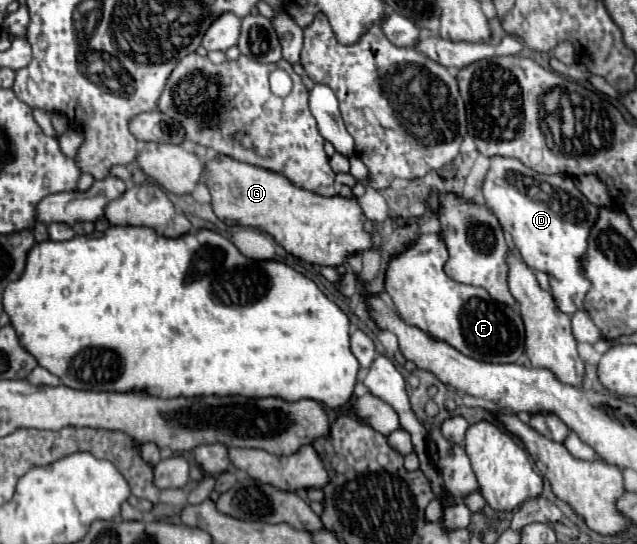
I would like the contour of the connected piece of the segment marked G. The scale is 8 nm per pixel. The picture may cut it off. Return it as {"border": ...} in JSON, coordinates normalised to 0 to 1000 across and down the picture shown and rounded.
{"border":[[[336,289],[323,300],[323,340],[333,355],[333,384],[355,414],[402,417],[433,439],[462,472],[502,491],[534,491],[549,469],[587,454],[587,425],[575,421],[575,395],[559,362],[509,362],[471,347],[443,318],[421,314],[361,289]]]}

